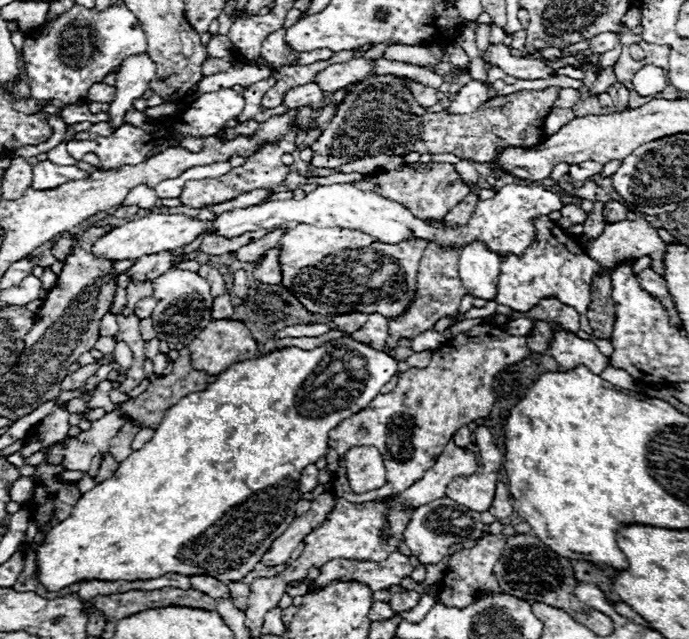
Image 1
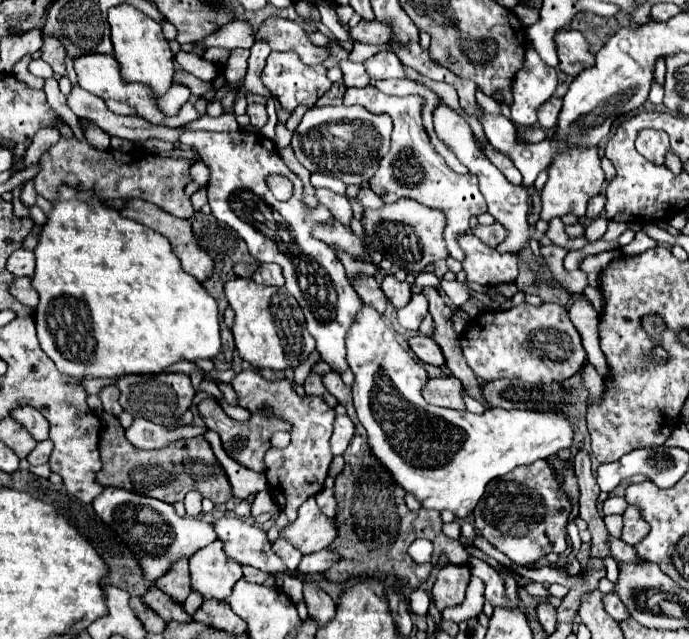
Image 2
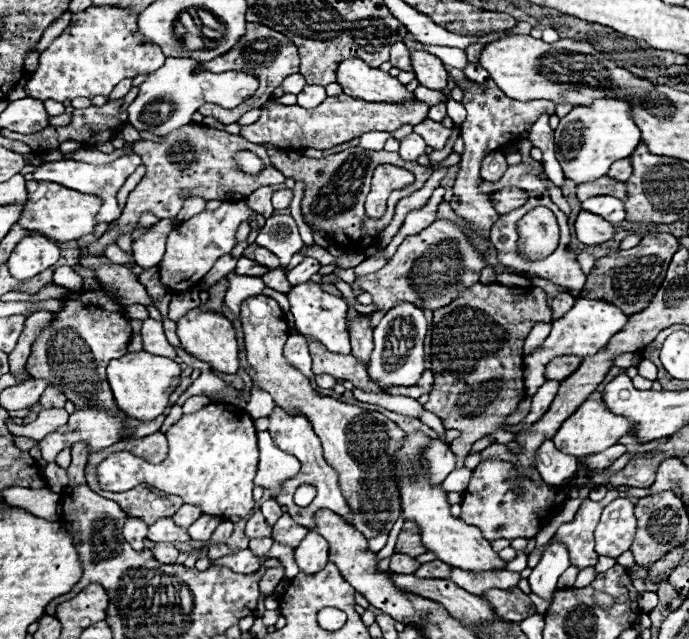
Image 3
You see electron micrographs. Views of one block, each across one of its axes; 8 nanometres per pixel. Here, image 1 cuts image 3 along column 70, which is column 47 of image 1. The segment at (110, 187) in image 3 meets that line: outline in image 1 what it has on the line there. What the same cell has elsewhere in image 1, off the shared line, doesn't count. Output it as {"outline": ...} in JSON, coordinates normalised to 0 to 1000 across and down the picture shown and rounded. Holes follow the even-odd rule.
{"outline":[[[64,250],[64,254],[55,254],[49,260],[49,282],[46,282],[46,294],[52,297],[67,297],[67,294],[81,294],[93,285],[102,285],[102,282],[122,282],[128,279],[131,272],[116,266],[113,260],[87,260],[87,257],[78,257],[73,250]]]}

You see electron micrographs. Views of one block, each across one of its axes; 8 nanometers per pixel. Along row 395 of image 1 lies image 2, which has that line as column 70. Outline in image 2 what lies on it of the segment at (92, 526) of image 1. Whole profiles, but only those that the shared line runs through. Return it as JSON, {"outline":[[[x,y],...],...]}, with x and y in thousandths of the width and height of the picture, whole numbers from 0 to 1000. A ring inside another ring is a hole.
{"outline":[[[90,291],[49,397],[52,429],[46,444],[58,460],[58,476],[49,488],[55,532],[90,585],[107,592],[232,585],[261,563],[284,567],[311,560],[319,551],[316,476],[305,457],[264,423],[235,366],[177,341],[168,329],[157,329],[134,300],[119,307],[119,300]]]}

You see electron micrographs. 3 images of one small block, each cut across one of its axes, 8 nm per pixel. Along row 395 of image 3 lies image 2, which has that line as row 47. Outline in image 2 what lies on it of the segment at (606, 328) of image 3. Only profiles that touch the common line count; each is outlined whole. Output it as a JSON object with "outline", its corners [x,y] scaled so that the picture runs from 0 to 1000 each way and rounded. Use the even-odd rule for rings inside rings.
{"outline":[[[766,72],[763,97],[752,122],[746,122],[746,163],[740,166],[740,188],[758,197],[779,192],[779,172],[810,135],[810,116],[801,103],[792,103],[775,72]]]}

